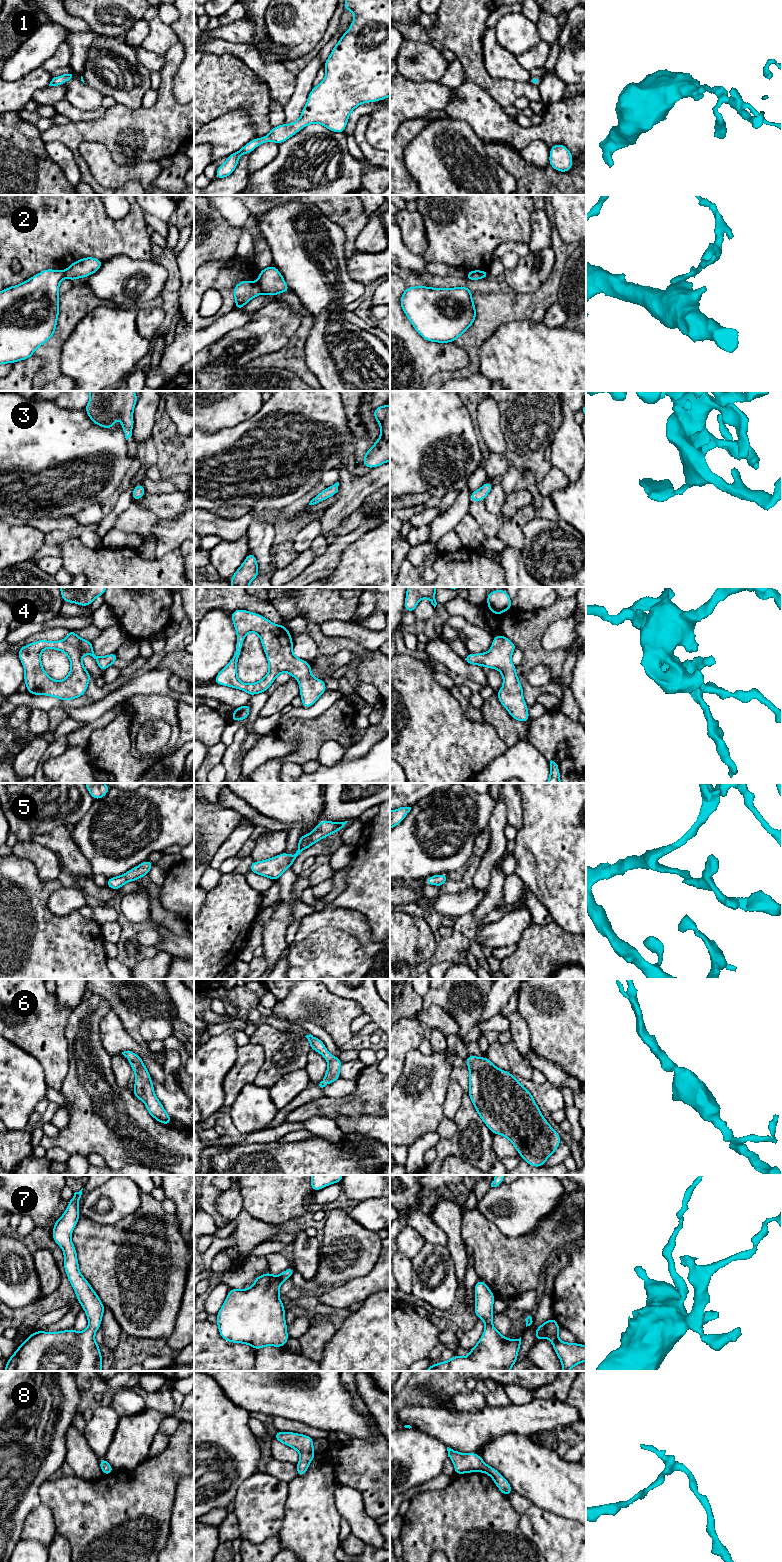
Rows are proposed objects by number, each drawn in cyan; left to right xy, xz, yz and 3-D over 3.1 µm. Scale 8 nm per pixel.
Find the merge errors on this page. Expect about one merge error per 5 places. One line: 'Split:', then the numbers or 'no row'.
Split: 2

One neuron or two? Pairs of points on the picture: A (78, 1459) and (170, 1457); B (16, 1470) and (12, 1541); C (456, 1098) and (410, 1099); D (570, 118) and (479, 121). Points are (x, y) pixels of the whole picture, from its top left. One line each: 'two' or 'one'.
A: two
B: one
C: two
D: one

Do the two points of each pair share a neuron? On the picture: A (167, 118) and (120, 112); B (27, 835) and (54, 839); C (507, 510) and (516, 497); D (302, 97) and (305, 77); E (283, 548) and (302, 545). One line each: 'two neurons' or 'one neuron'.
A: one neuron
B: two neurons
C: one neuron
D: one neuron
E: two neurons

